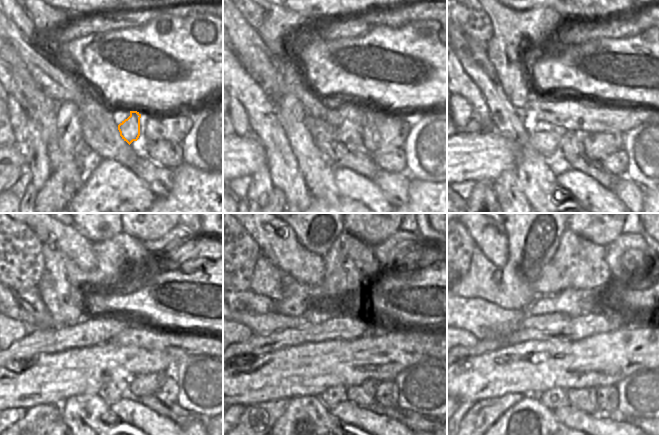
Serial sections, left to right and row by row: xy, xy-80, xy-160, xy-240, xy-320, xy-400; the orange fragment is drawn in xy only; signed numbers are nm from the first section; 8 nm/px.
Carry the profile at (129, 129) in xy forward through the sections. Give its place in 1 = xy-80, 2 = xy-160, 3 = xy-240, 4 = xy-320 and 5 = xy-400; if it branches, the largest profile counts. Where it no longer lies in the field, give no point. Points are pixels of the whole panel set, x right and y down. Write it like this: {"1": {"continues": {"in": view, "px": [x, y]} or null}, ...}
{"1": {"continues": {"in": "xy-80", "px": [350, 135]}}, "2": {"continues": {"in": "xy-160", "px": [570, 145]}}, "3": {"continues": {"in": "xy-240", "px": [115, 390]}}, "4": {"continues": {"in": "xy-320", "px": [333, 396]}}, "5": {"continues": {"in": "xy-400", "px": [552, 399]}}}

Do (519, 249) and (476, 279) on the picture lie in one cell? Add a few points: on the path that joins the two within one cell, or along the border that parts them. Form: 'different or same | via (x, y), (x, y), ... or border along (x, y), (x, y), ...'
same | via (515, 264), (513, 272), (500, 285), (491, 284)

